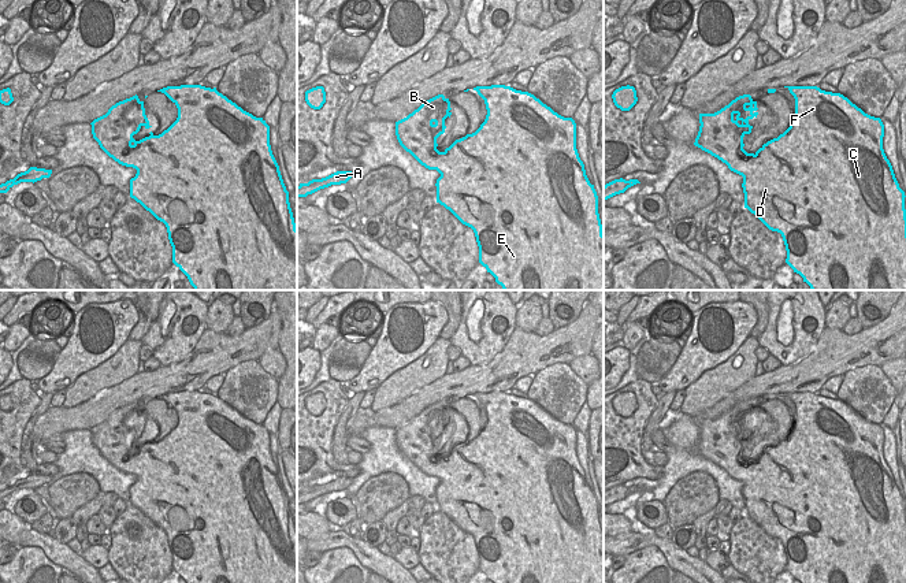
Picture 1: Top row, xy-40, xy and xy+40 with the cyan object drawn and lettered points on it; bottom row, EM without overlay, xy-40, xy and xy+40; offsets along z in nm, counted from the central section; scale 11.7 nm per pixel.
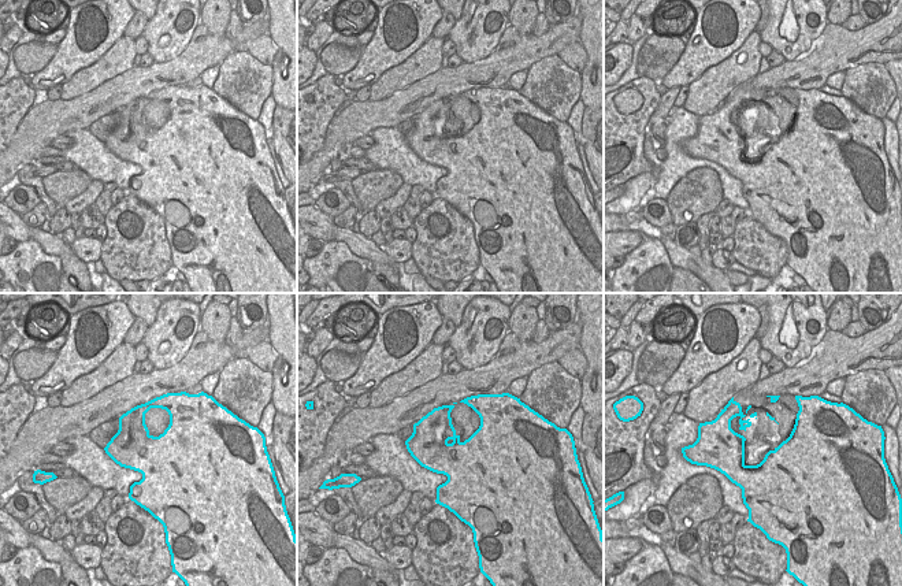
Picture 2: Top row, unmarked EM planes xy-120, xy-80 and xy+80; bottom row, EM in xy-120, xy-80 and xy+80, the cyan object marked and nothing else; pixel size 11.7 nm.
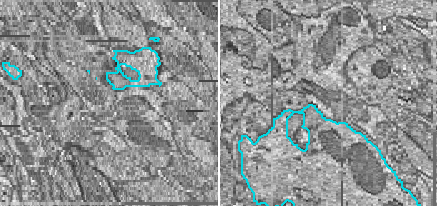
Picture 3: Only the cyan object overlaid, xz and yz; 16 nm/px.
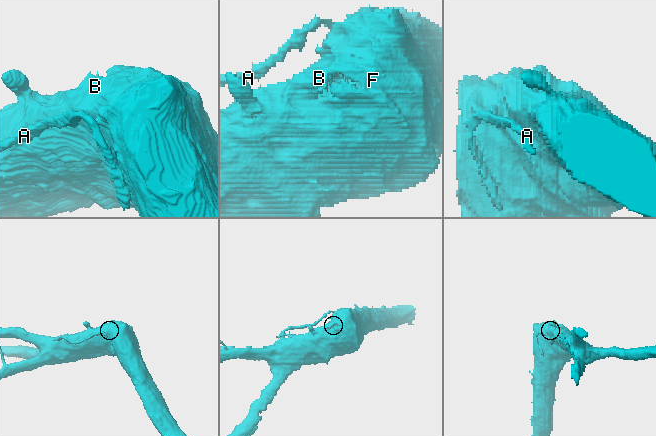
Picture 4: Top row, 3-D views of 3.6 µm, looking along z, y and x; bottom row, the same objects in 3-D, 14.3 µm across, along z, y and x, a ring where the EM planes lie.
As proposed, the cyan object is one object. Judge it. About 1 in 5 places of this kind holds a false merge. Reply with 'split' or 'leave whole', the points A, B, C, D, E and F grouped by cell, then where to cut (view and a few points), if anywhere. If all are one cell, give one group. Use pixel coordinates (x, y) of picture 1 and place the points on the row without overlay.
leave whole | A B C D E F | no cut

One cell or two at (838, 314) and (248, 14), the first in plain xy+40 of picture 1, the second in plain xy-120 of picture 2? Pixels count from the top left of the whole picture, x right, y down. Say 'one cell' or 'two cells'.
two cells

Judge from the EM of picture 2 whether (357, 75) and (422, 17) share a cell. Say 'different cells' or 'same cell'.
same cell

